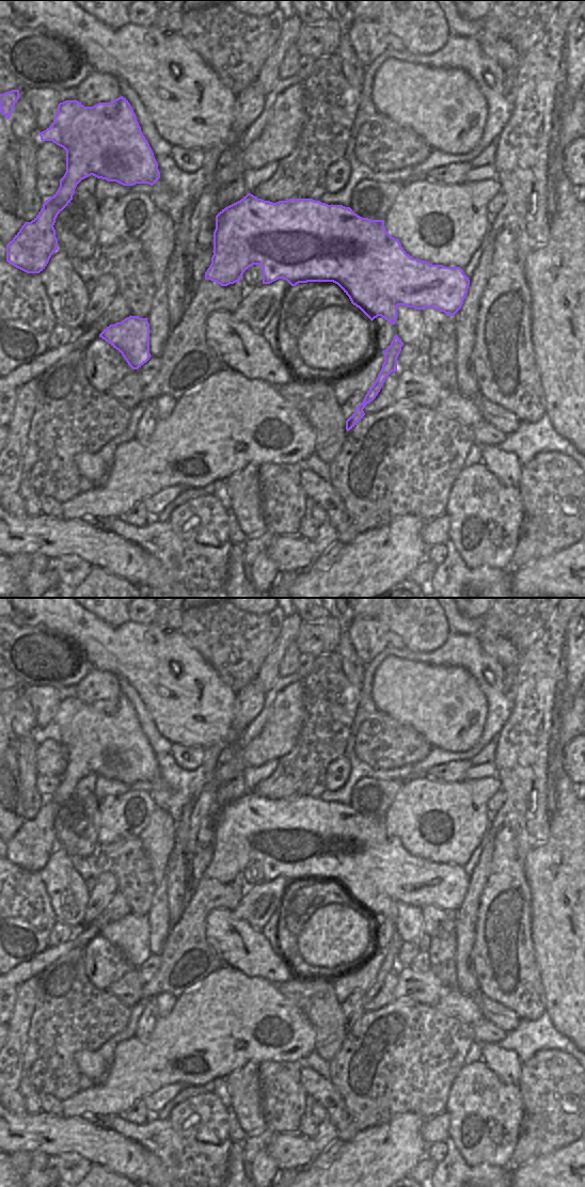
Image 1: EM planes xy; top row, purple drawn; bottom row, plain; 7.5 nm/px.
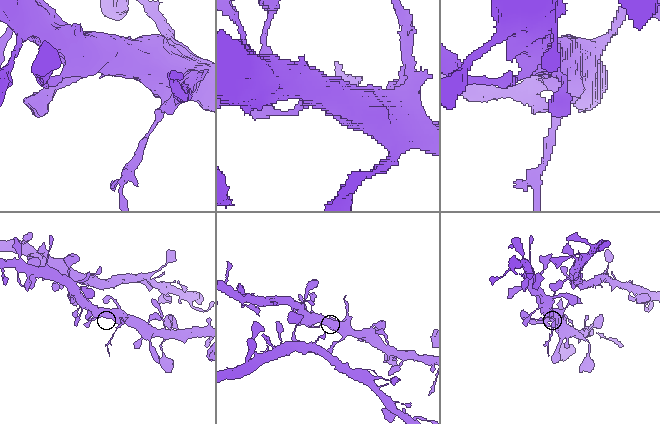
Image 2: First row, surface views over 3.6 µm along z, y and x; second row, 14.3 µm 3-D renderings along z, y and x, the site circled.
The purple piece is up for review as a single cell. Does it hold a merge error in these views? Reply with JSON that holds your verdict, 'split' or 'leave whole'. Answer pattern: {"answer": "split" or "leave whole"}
{"answer": "split"}

